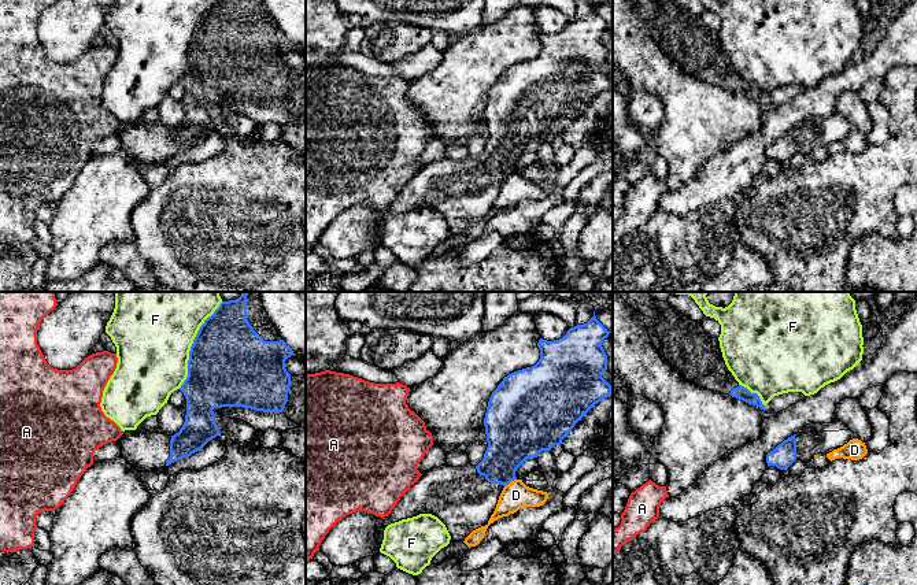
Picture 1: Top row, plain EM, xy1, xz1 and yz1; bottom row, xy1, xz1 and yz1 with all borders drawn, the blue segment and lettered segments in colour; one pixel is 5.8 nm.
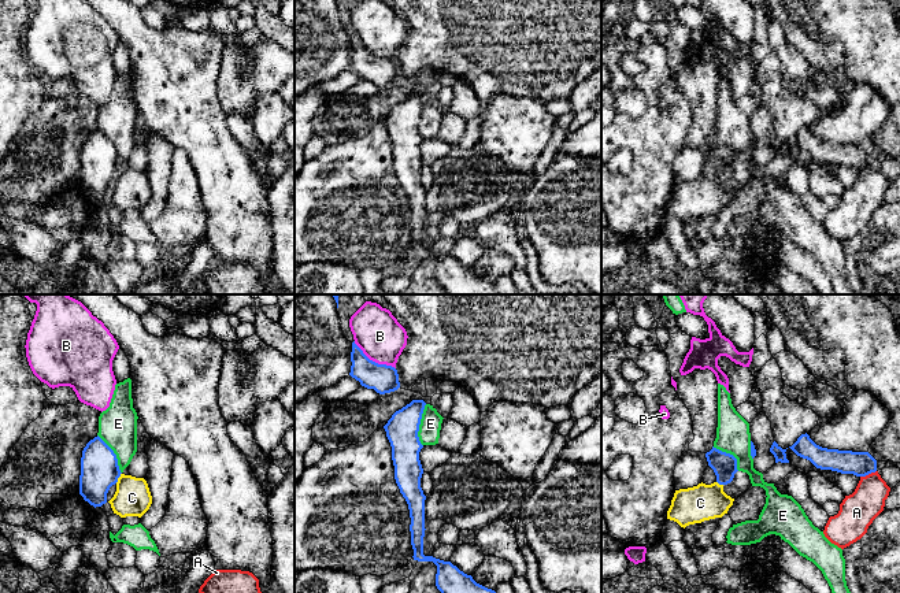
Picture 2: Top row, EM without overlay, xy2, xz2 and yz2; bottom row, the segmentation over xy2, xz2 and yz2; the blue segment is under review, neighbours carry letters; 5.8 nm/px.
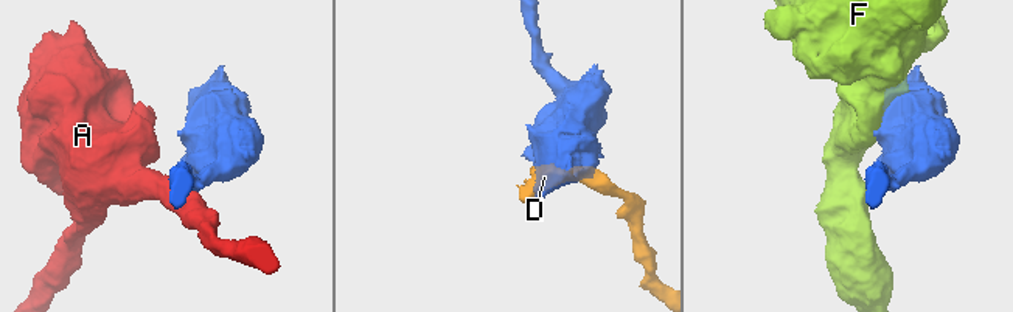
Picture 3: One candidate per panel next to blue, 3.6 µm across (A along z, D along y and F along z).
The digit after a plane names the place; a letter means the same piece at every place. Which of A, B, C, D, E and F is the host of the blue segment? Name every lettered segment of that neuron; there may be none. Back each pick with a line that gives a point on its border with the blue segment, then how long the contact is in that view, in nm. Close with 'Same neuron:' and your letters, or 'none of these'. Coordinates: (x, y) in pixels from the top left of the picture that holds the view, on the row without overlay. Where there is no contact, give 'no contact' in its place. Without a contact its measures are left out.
Same neuron: none of these

